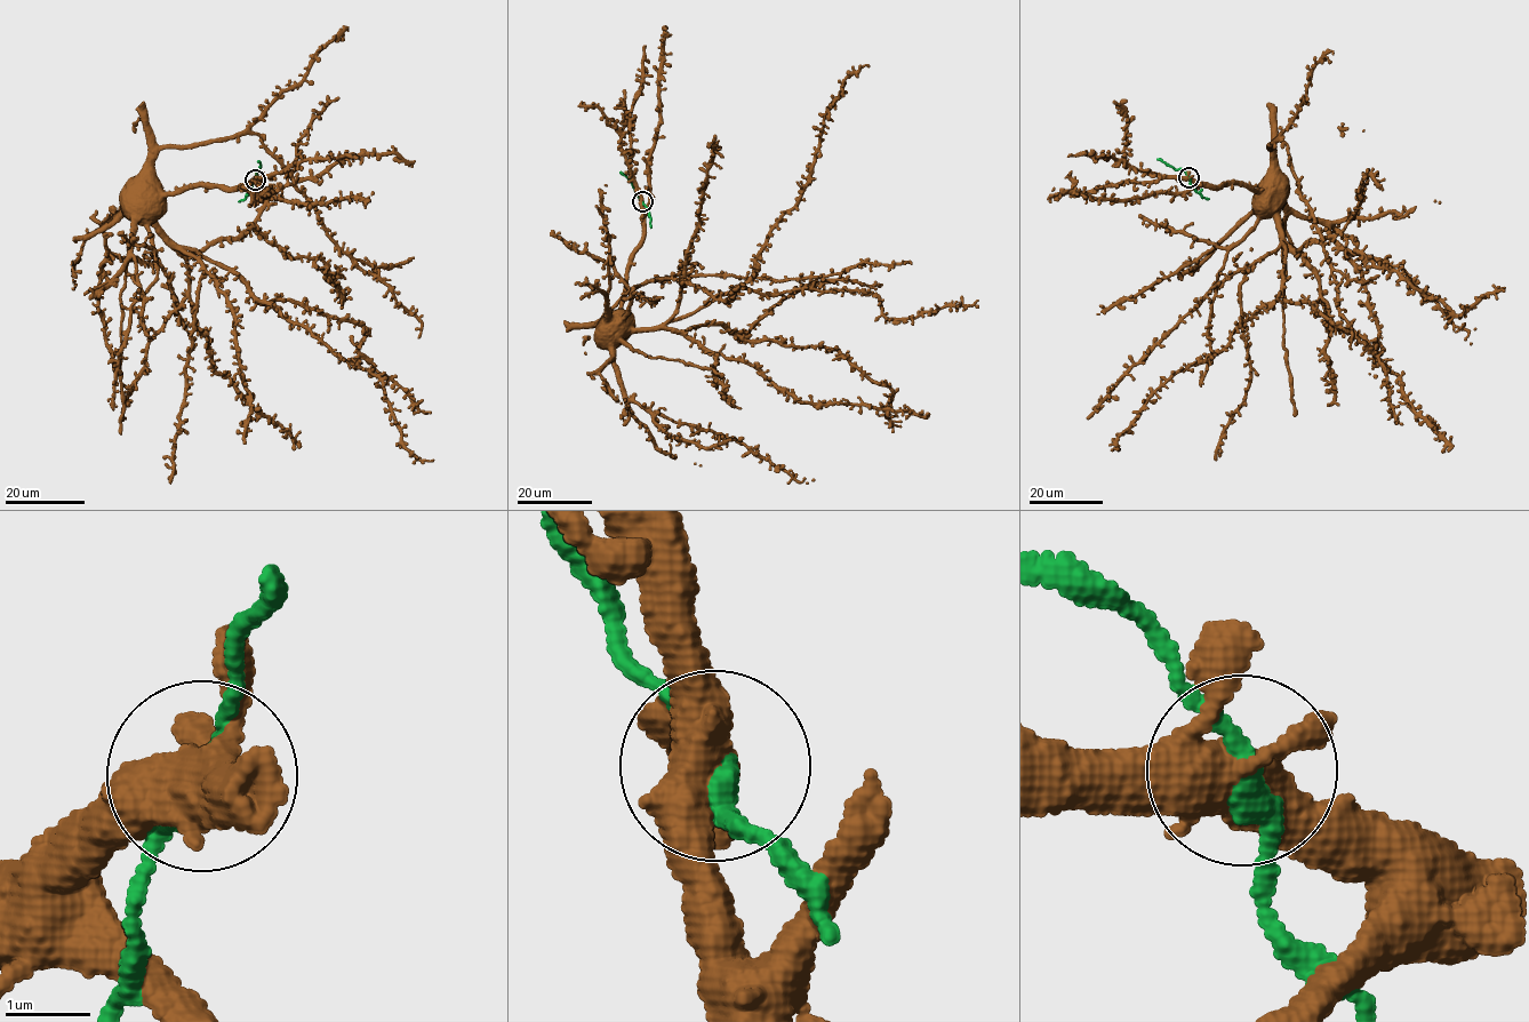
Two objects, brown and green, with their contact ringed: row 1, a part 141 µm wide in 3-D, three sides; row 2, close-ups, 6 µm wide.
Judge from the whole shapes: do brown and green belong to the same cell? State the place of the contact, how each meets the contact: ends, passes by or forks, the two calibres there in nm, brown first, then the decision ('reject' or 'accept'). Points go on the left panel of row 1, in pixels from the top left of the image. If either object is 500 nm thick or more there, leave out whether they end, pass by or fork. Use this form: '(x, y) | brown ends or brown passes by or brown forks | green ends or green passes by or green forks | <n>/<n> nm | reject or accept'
(255, 180) | brown forks | green passes by | 480/280 nm | accept

